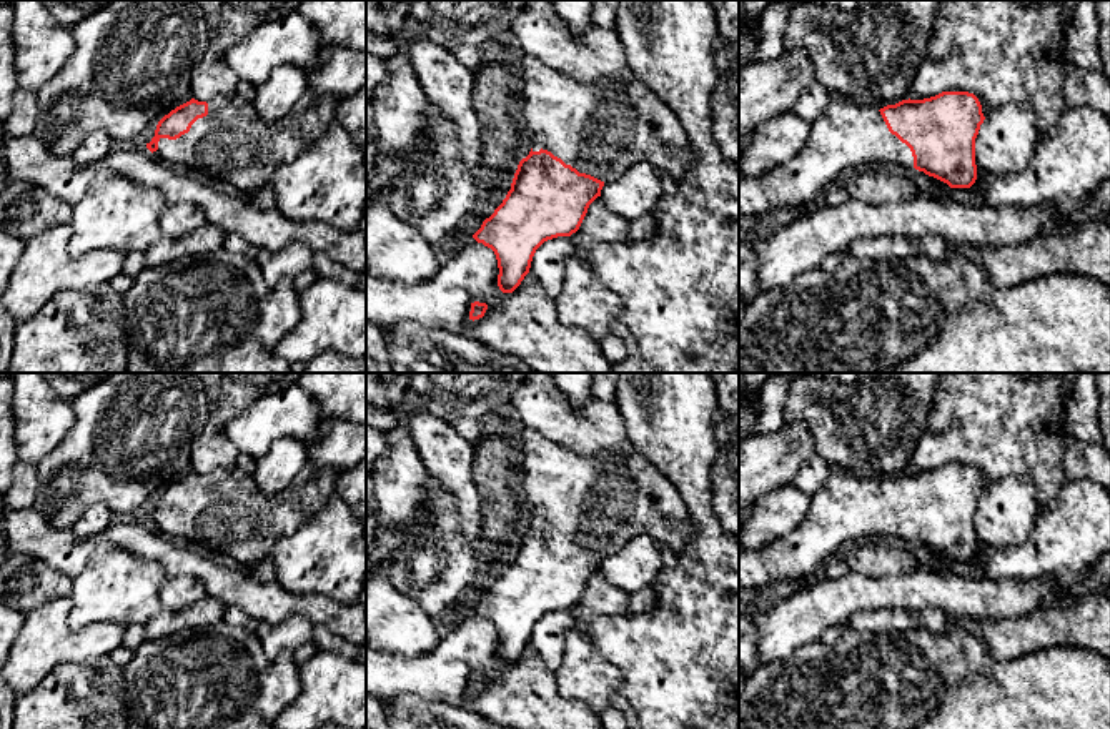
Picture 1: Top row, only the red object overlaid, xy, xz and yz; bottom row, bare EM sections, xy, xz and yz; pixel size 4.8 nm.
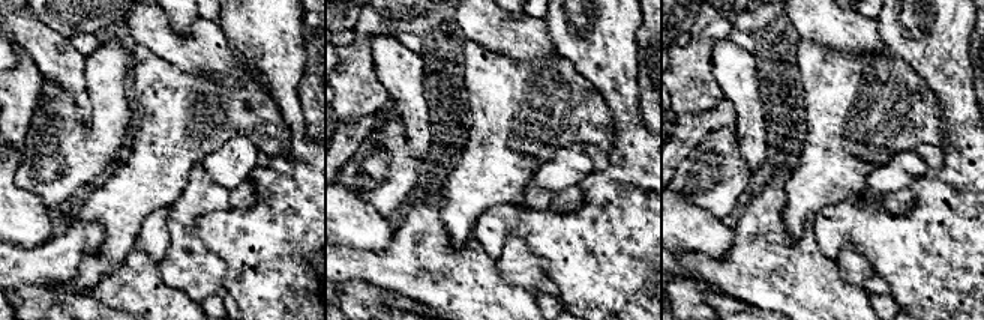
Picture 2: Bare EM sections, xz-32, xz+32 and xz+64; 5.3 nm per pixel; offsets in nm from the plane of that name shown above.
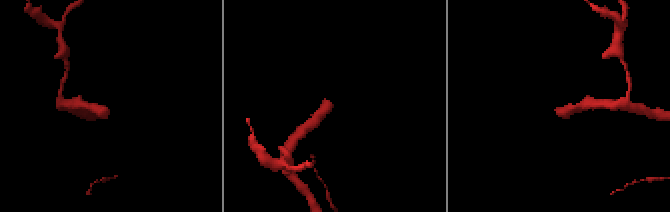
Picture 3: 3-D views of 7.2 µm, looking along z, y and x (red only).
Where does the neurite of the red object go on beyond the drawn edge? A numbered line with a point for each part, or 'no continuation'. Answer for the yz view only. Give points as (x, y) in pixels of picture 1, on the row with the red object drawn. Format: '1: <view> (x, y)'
1: yz (844, 137)

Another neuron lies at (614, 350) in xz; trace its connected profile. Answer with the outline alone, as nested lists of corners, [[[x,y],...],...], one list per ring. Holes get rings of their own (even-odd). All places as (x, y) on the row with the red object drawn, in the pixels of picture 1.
[[[607,335],[604,340],[601,340],[602,353],[604,356],[612,363],[619,363],[624,358],[629,356],[627,348],[624,341],[619,336]]]

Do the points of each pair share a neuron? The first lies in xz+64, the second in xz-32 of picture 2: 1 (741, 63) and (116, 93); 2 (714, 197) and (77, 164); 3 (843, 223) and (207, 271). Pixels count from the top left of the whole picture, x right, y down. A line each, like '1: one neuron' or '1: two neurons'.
1: two neurons
2: one neuron
3: two neurons

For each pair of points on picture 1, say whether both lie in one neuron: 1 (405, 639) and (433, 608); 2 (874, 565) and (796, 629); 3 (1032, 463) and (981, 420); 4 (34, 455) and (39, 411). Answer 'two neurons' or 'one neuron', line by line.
1: two neurons
2: two neurons
3: one neuron
4: one neuron

